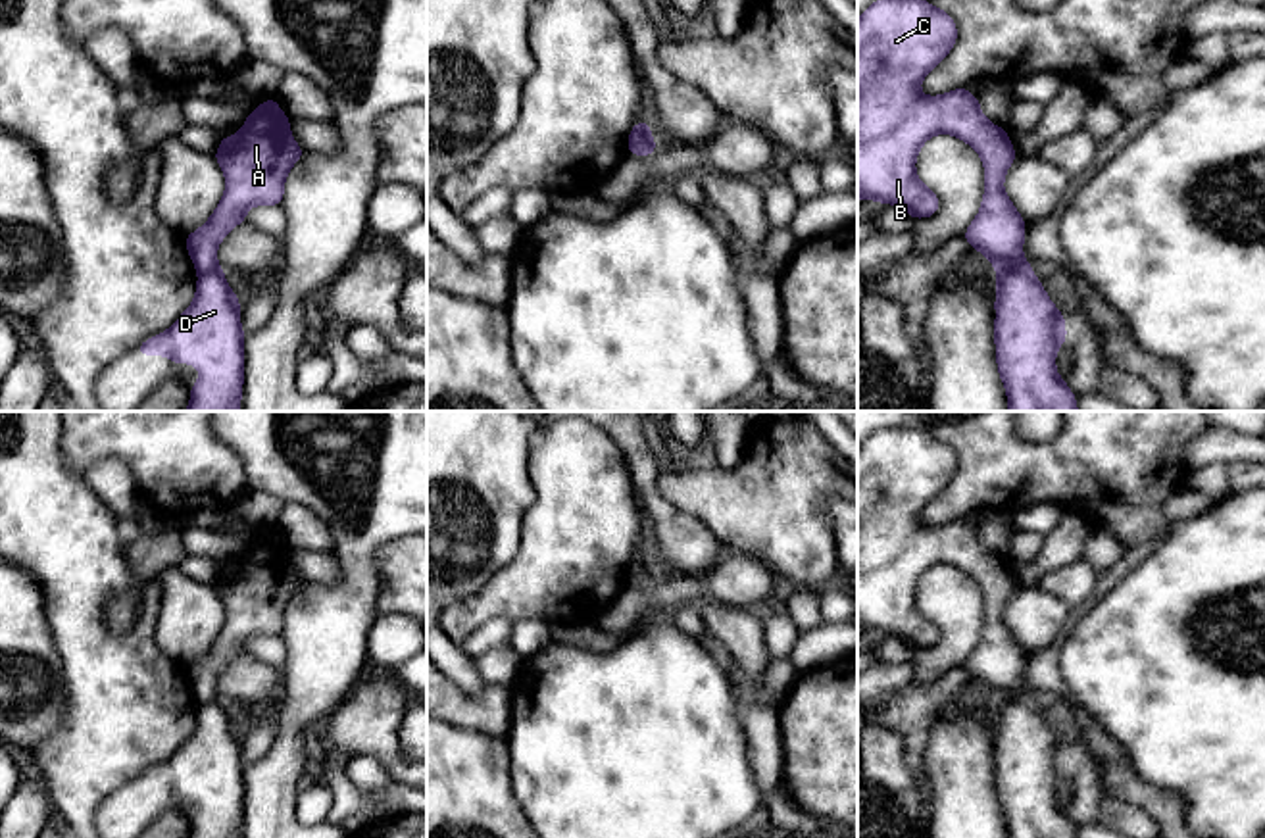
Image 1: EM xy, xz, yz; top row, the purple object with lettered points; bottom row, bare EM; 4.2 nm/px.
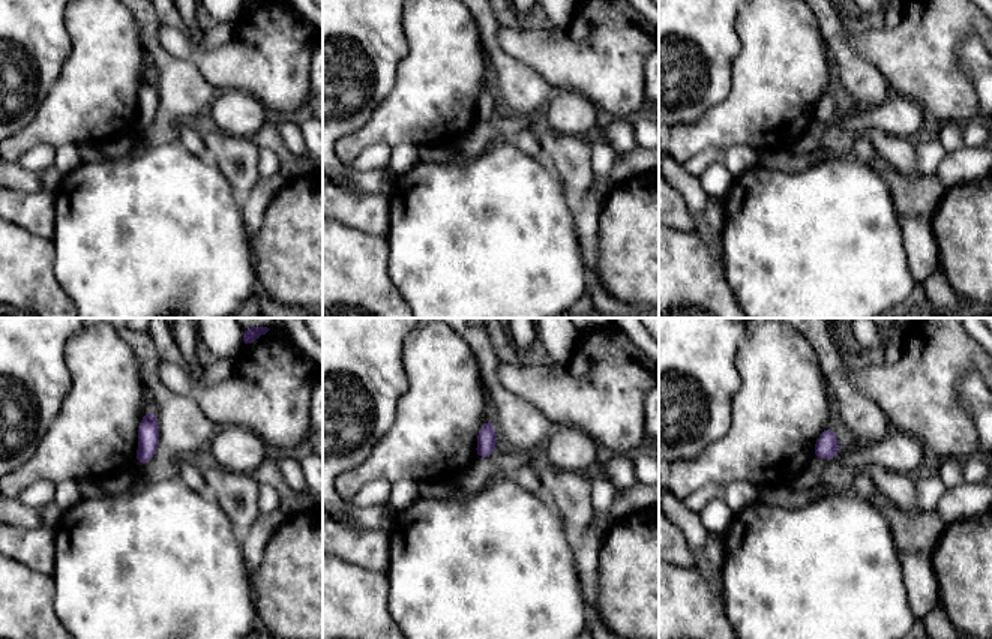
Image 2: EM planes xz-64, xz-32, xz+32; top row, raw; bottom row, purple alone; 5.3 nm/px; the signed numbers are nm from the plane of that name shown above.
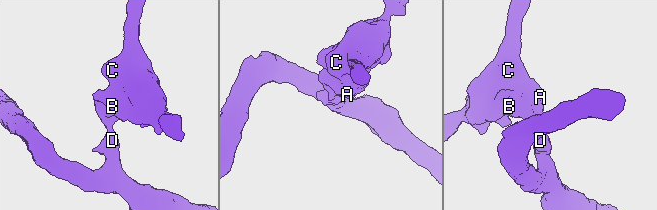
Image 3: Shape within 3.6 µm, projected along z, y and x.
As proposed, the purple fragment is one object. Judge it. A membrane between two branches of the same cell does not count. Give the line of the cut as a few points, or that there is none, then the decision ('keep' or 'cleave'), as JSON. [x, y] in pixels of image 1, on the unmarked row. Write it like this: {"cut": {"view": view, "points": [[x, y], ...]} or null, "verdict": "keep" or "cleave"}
{"cut": {"view": "yz", "points": [[1031, 698], [998, 704]]}, "verdict": "cleave"}

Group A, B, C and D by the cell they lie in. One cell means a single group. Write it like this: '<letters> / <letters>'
A B C / D

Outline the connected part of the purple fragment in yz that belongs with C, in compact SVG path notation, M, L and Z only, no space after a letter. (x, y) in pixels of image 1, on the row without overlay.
M881 429L857 450L857 630L894 634L913 650L932 648L938 627L919 611L915 590L934 565L954 565L973 577L984 596L984 627L963 671L992 692L996 703L1025 702L1032 696L1023 686L1027 655L1004 621L1009 596L1019 588L1007 567L984 548L979 529L965 517L938 527L925 527L921 511L952 482L957 457L950 444L923 429Z

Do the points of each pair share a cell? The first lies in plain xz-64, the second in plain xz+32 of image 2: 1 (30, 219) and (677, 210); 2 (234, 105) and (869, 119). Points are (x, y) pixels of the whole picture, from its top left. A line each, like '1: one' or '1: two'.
1: one
2: one

